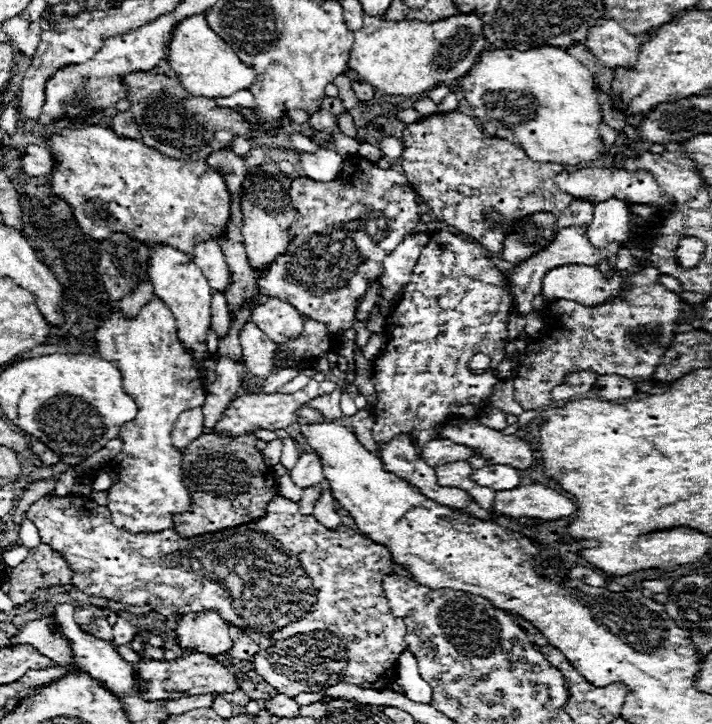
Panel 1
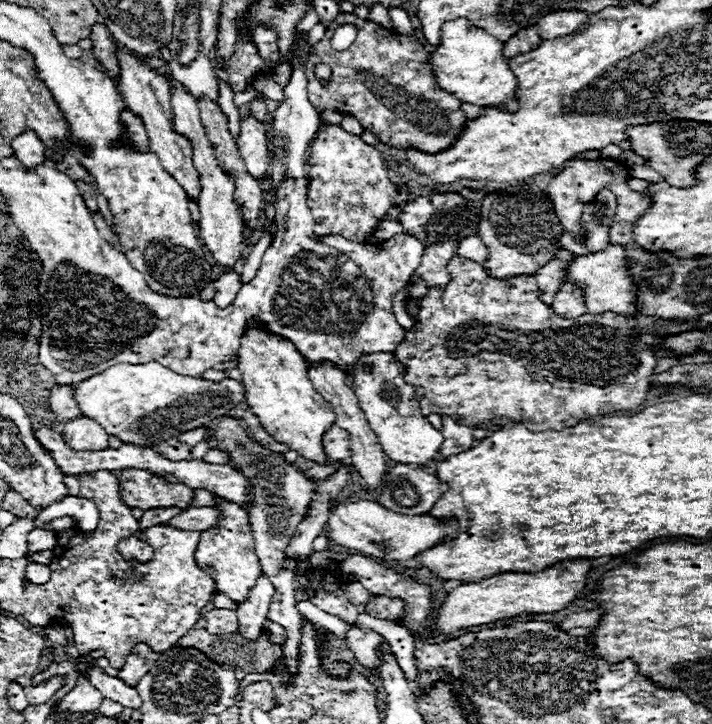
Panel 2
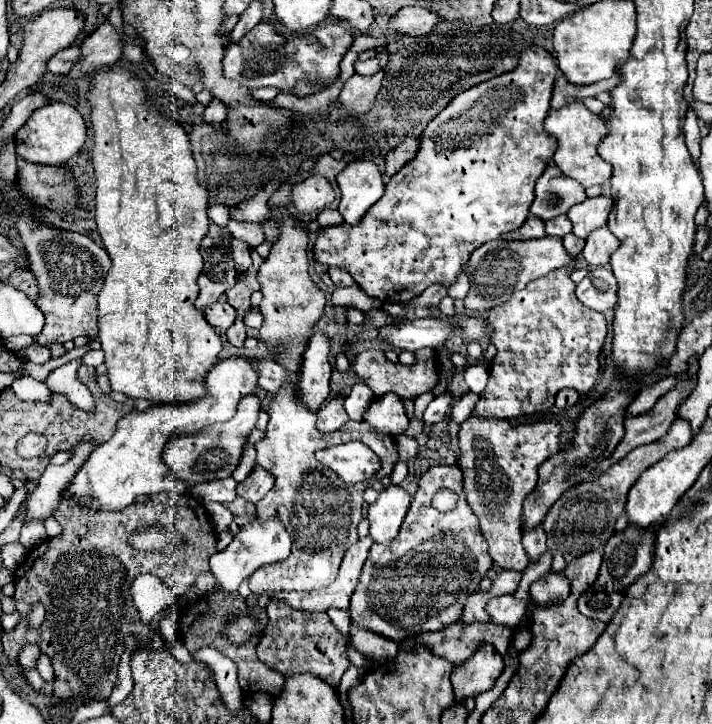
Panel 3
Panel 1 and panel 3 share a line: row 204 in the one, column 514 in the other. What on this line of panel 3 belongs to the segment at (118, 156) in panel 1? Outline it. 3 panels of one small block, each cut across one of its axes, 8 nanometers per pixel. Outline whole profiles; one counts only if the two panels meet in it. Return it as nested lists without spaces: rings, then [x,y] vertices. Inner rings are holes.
[[[540,46],[522,52],[516,70],[500,74],[458,94],[420,134],[414,160],[396,172],[386,184],[384,196],[356,226],[340,224],[324,228],[314,244],[320,264],[340,266],[350,272],[356,284],[380,302],[408,304],[428,286],[450,286],[456,282],[468,256],[502,234],[516,230],[526,218],[534,200],[534,184],[556,152],[556,138],[544,134],[544,118],[550,110],[556,62]]]

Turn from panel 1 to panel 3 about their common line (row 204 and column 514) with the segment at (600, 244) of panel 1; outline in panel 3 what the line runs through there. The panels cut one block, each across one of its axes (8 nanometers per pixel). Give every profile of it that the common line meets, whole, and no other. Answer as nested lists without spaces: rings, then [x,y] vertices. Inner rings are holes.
[[[500,596],[500,598],[492,598],[490,604],[486,606],[486,612],[490,614],[490,620],[496,624],[508,624],[510,628],[516,628],[522,624],[530,604],[534,606],[532,600],[520,602],[514,596]]]

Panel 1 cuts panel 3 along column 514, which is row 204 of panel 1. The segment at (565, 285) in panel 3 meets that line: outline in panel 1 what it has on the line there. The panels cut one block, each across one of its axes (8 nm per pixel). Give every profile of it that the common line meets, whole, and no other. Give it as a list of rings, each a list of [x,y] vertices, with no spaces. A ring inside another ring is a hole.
[[[348,156],[344,158],[342,172],[338,174],[338,180],[330,182],[316,182],[310,178],[296,178],[290,184],[290,198],[294,200],[294,208],[298,212],[298,220],[294,220],[290,234],[290,248],[274,264],[258,272],[256,284],[258,284],[258,296],[278,296],[282,300],[288,300],[294,304],[302,314],[326,322],[330,332],[342,334],[346,328],[356,330],[356,344],[364,348],[370,340],[368,328],[358,322],[356,306],[354,302],[360,300],[368,286],[378,280],[384,272],[382,260],[408,236],[414,232],[420,212],[418,212],[418,194],[412,188],[412,184],[406,180],[406,176],[398,170],[382,170],[370,160],[362,156]]]

